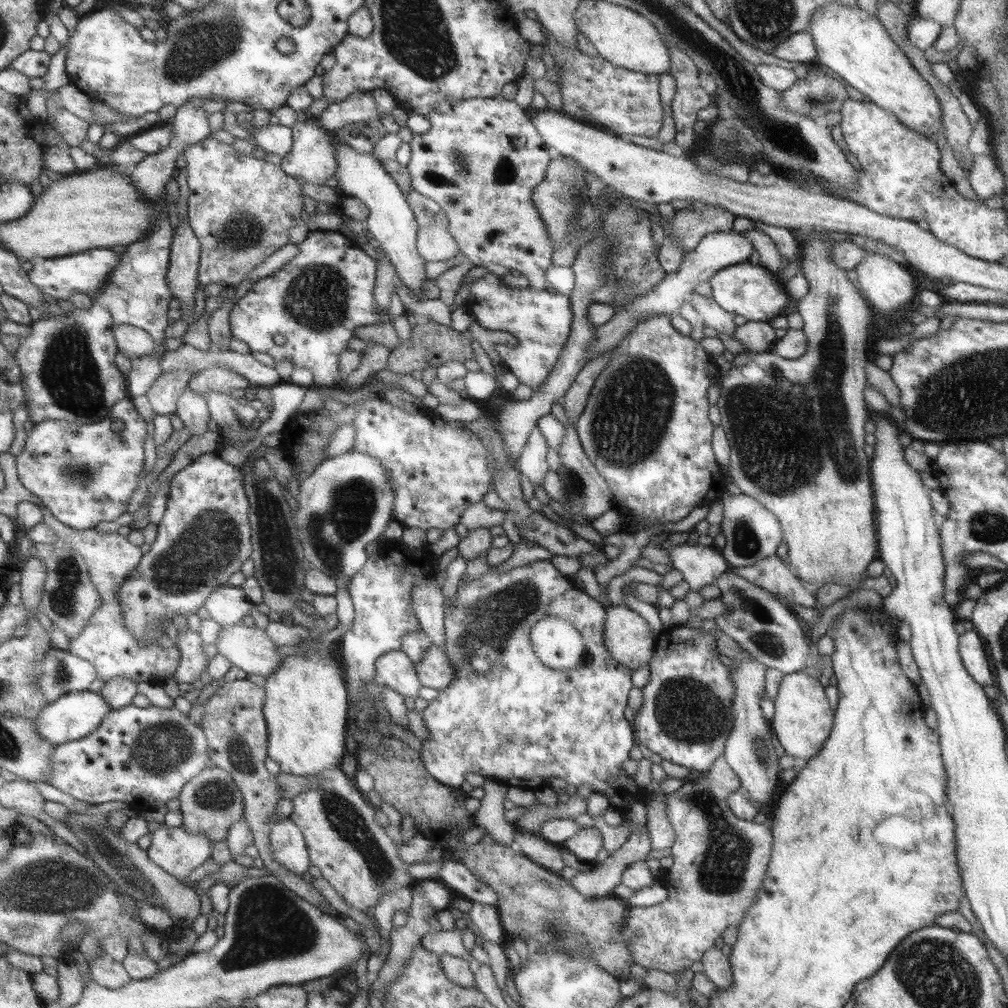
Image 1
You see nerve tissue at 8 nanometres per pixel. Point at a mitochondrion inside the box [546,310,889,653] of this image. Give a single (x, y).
(629, 418)

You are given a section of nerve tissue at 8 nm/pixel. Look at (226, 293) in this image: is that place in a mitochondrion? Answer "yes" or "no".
no

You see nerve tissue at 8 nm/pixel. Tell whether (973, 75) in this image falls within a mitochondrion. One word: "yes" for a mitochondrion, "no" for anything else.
no

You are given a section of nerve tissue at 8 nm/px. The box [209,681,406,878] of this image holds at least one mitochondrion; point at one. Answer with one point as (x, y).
(240, 756)

